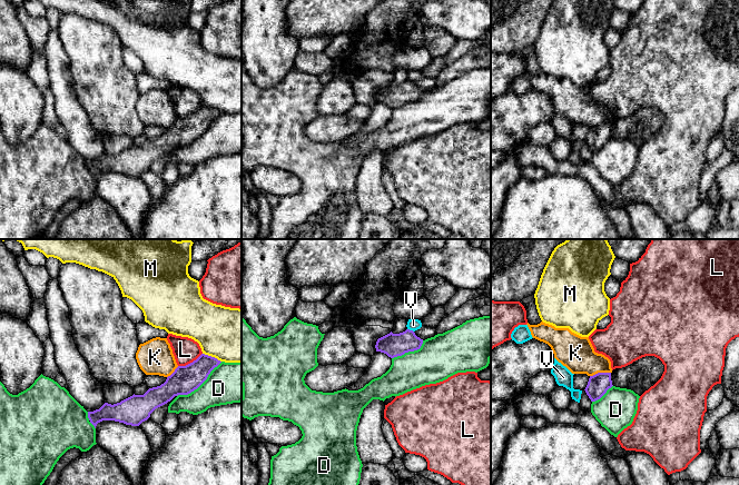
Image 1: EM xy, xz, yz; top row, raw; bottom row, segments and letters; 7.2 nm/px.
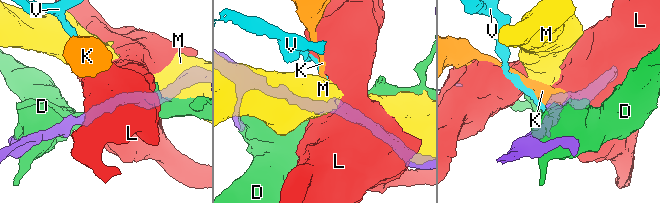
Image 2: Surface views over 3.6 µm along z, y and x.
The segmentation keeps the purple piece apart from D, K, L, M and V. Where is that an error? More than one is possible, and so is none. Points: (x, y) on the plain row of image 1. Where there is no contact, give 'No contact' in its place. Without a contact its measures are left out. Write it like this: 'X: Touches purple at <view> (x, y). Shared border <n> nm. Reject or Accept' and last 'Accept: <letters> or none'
D: Touches purple at xy (200, 135). Shared border 420 nm. Reject
K: Touches purple at yz (600, 124). Shared border 160 nm. Reject
L: Touches purple at xy (190, 114). Shared border 200 nm. Reject
M: Touches purple at xy (210, 107). Shared border 150 nm. Reject
V: Touches purple at xz (411, 81). Shared border 50 nm. Reject
Accept: none

